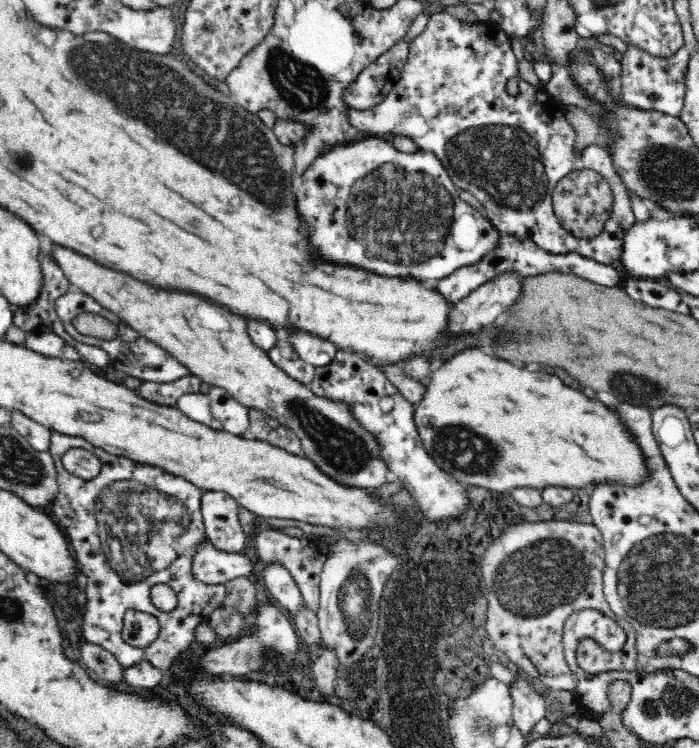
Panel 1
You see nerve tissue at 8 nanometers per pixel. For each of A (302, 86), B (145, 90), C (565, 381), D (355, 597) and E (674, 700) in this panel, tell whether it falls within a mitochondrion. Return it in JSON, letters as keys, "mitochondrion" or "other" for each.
{"A":"mitochondrion","B":"mitochondrion","C":"other","D":"mitochondrion","E":"mitochondrion"}

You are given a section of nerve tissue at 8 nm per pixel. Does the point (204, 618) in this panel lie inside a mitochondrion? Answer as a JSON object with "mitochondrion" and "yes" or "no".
{"mitochondrion":"no"}

